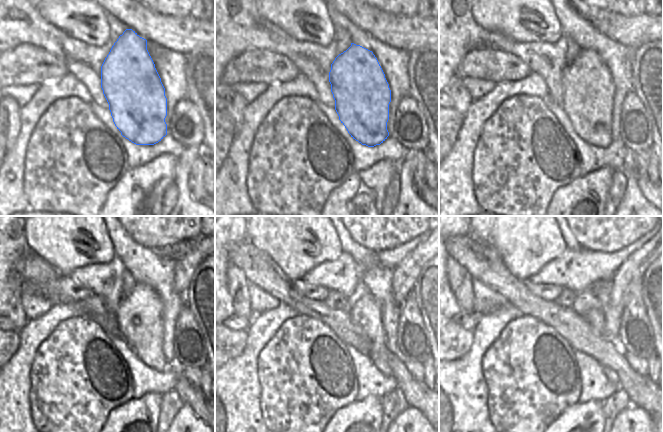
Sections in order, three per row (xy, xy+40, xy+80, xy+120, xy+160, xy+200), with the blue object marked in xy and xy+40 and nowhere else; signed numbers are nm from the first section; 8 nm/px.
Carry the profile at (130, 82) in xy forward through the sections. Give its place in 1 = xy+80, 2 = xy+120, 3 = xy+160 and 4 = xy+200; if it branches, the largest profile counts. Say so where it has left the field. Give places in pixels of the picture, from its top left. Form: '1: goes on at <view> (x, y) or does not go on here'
1: goes on at xy+80 (588, 88)
2: goes on at xy+120 (139, 314)
3: goes on at xy+160 (365, 313)
4: goes on at xy+200 (595, 318)

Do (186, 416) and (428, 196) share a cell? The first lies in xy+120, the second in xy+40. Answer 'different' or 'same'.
different

